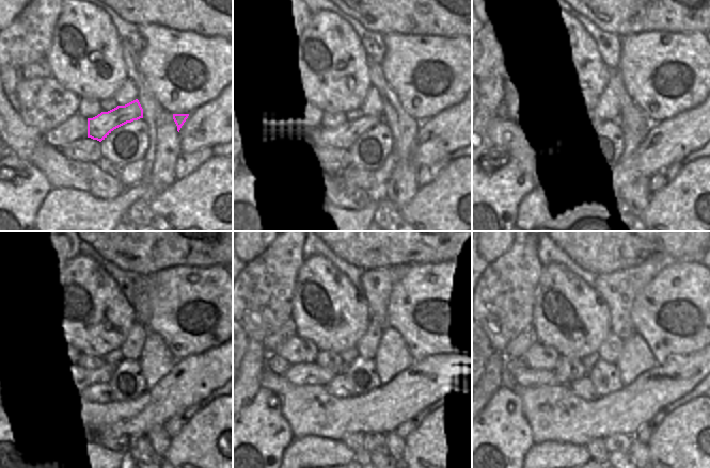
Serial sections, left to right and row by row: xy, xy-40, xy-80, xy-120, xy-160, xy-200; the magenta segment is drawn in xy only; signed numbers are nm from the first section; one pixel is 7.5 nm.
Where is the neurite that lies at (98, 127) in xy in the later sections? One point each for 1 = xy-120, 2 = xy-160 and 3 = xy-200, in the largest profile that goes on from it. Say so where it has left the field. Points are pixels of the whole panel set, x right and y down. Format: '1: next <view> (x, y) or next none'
1: next xy-120 (103, 369)
2: next xy-160 (302, 373)
3: next xy-200 (529, 377)

